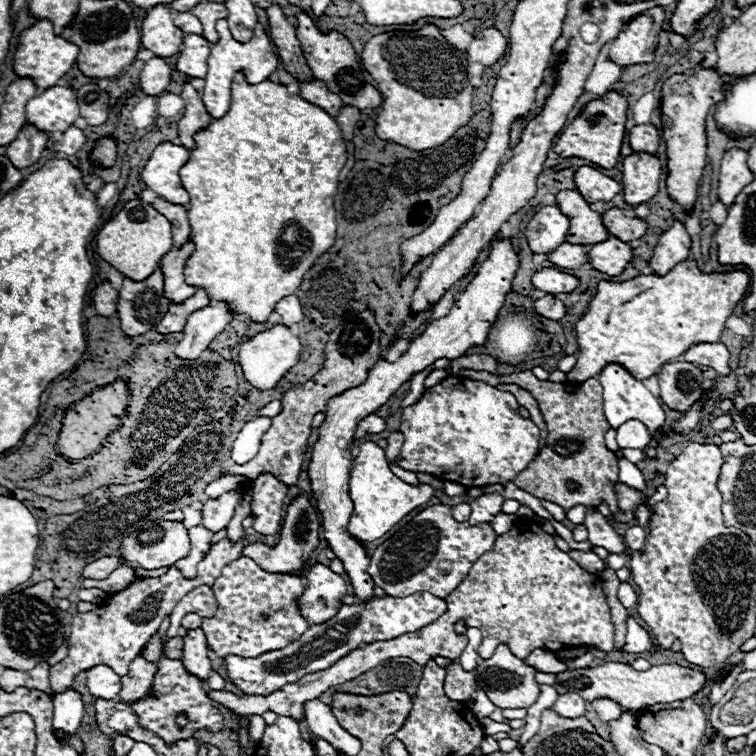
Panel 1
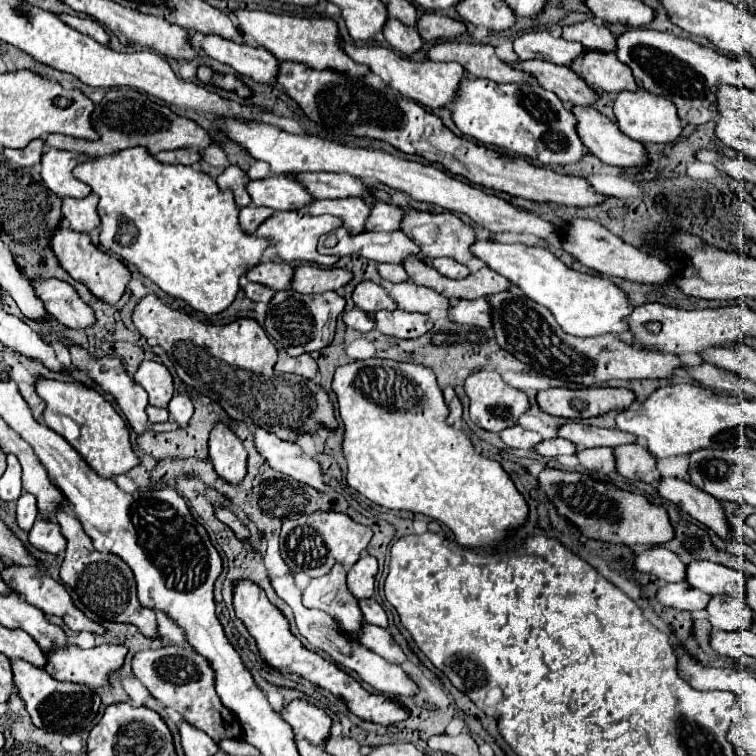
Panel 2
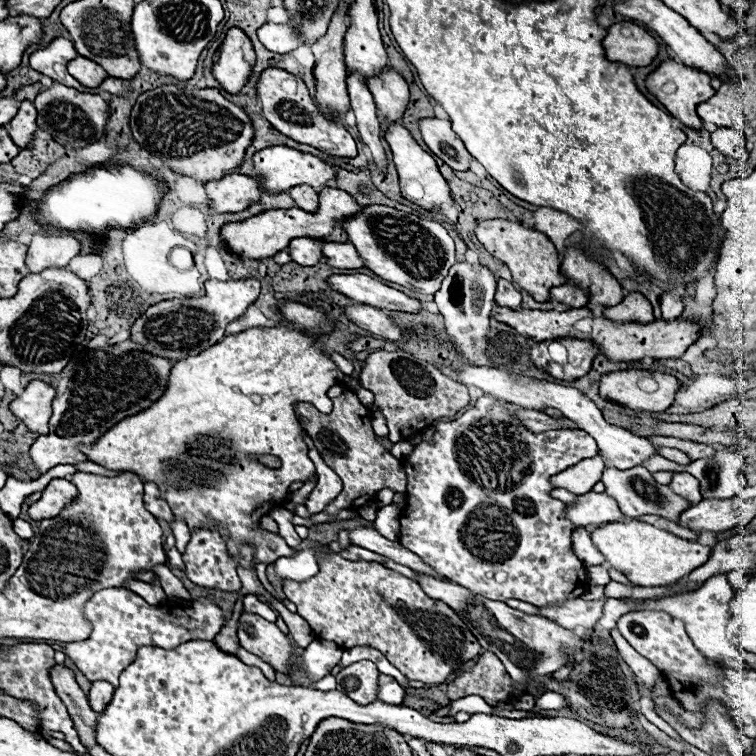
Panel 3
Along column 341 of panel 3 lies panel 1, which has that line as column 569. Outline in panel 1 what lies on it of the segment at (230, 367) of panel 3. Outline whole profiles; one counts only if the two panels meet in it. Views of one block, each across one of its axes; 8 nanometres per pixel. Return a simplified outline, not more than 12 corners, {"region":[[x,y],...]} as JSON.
{"region":[[746,272],[598,282],[568,382],[718,342]]}

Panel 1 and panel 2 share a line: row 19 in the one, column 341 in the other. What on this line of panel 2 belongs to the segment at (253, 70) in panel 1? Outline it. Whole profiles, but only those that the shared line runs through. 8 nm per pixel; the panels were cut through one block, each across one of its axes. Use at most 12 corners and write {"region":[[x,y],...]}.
{"region":[[302,210],[274,212],[256,230],[276,256],[334,266],[318,238],[342,222]]}

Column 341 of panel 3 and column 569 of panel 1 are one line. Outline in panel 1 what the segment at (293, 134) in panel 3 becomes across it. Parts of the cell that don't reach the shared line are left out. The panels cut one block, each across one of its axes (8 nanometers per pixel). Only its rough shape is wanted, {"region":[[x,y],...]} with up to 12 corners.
{"region":[[592,100],[554,152],[602,168],[618,164],[628,102]]}

